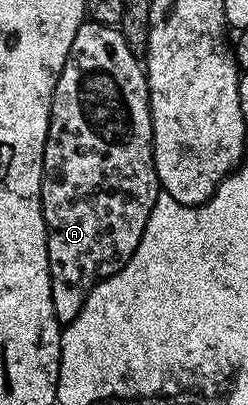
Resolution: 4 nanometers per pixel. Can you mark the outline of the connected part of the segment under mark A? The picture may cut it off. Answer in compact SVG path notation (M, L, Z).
M83 21L70 56L56 81L50 106L50 128L42 158L42 216L46 222L52 305L59 324L71 323L90 290L130 260L140 245L144 225L160 194L154 164L150 94L139 56L128 49L118 27Z

